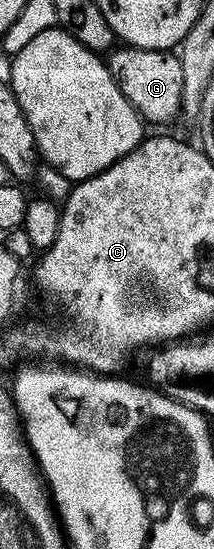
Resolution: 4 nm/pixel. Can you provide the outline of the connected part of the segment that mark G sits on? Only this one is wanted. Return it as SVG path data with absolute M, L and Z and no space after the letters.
M119 45L111 56L106 56L105 62L121 93L125 93L127 100L148 124L167 123L170 119L180 118L183 109L183 74L178 54L171 51L140 51L137 47Z

